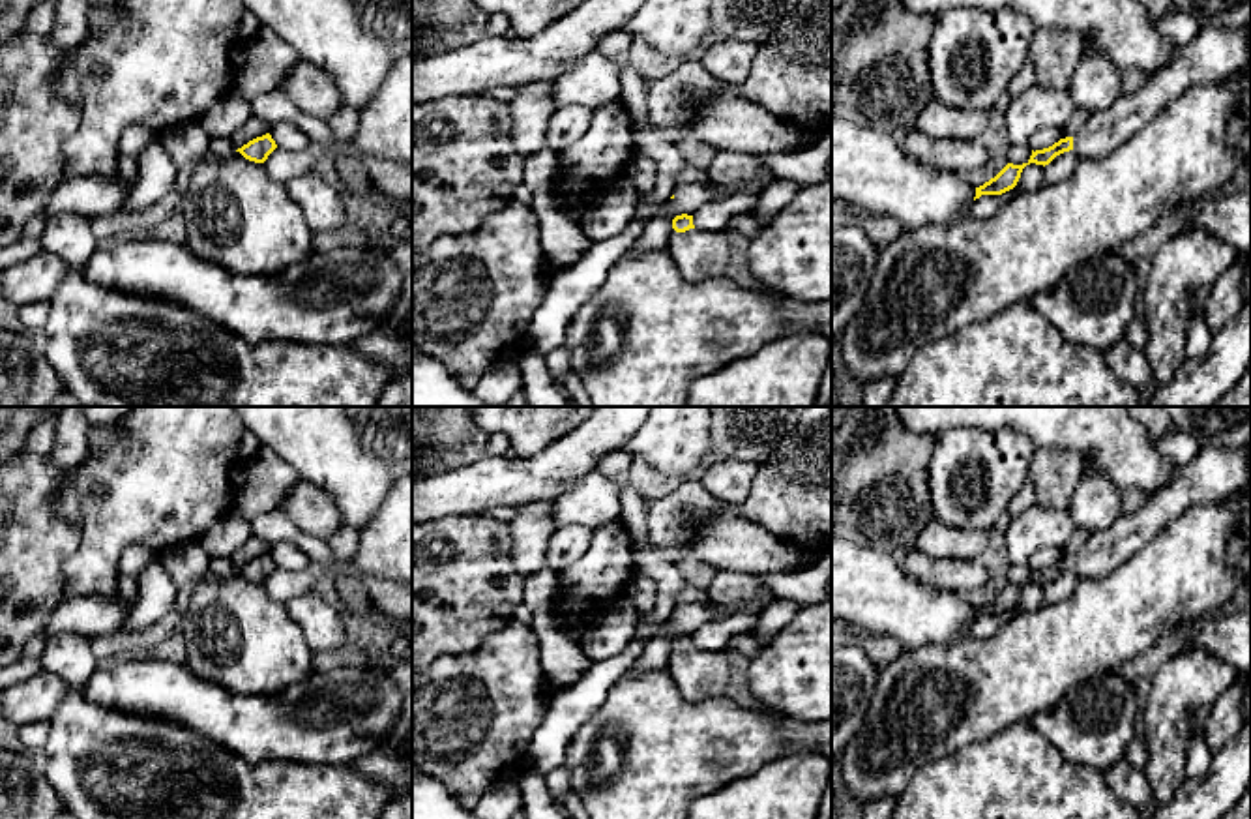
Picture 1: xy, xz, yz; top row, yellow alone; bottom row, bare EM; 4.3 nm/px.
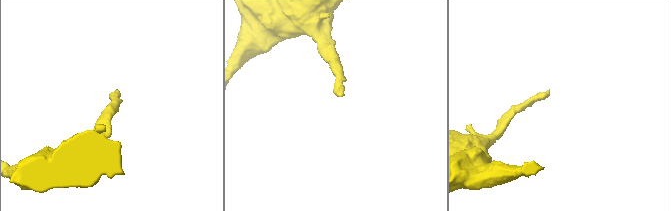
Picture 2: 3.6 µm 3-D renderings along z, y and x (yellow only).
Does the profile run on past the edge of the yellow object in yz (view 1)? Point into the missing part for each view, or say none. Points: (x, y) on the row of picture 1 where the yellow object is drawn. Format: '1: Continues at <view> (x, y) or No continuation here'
1: Continues at yz (1214, 55)

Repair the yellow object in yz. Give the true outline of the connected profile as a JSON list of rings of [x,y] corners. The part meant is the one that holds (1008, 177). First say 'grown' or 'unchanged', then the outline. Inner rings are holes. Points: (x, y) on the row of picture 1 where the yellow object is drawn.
grown; [[[1251,24],[1238,28],[1202,26],[1195,39],[1174,49],[1170,62],[1146,77],[1144,84],[1135,92],[1120,94],[1107,109],[1092,112],[1084,127],[1075,137],[1066,137],[1043,150],[1032,150],[1023,165],[1008,163],[994,178],[976,187],[976,199],[981,195],[1002,195],[1013,189],[1026,165],[1049,165],[1056,156],[1073,150],[1079,159],[1101,159],[1124,144],[1142,126],[1146,126],[1169,101],[1176,99],[1184,90],[1197,82],[1219,82],[1247,66],[1247,37]]]

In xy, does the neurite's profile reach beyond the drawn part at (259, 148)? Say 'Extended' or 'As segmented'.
As segmented

